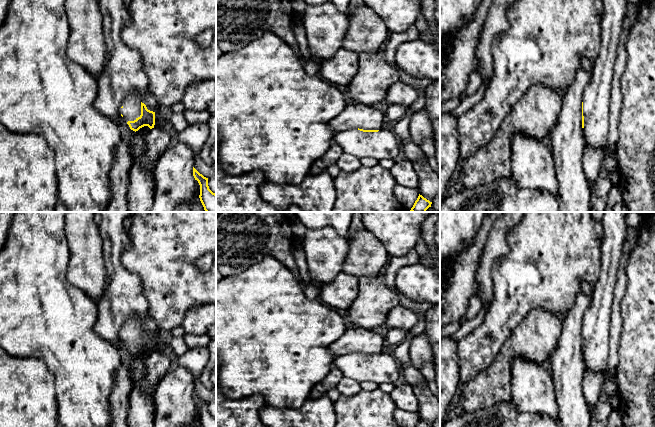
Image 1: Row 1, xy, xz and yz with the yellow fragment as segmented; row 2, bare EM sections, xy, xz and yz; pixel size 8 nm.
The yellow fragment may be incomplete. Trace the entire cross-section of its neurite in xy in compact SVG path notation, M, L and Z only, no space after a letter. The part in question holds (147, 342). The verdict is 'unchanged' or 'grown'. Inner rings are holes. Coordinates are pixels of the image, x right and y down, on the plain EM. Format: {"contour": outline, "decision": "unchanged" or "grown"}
{"contour": "M137 320L129 321L121 331L120 337L130 353L135 356L144 350L148 350L150 353L154 351L163 352L167 346L160 330L156 332L155 336L150 335Z", "decision": "grown"}

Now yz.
{"contour": "M604 212L601 220L604 237L601 244L600 275L595 284L591 304L584 312L582 326L582 352L585 366L594 372L604 373L608 364L612 303L614 300L618 268L627 233L626 215L626 212Z", "decision": "grown"}

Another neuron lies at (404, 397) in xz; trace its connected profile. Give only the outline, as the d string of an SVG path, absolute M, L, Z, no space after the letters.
M411 384L396 386L389 394L395 405L407 412L418 412L418 399Z

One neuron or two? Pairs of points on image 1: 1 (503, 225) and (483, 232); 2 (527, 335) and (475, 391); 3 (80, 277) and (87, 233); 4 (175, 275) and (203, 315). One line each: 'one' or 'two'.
1: two
2: one
3: one
4: two

